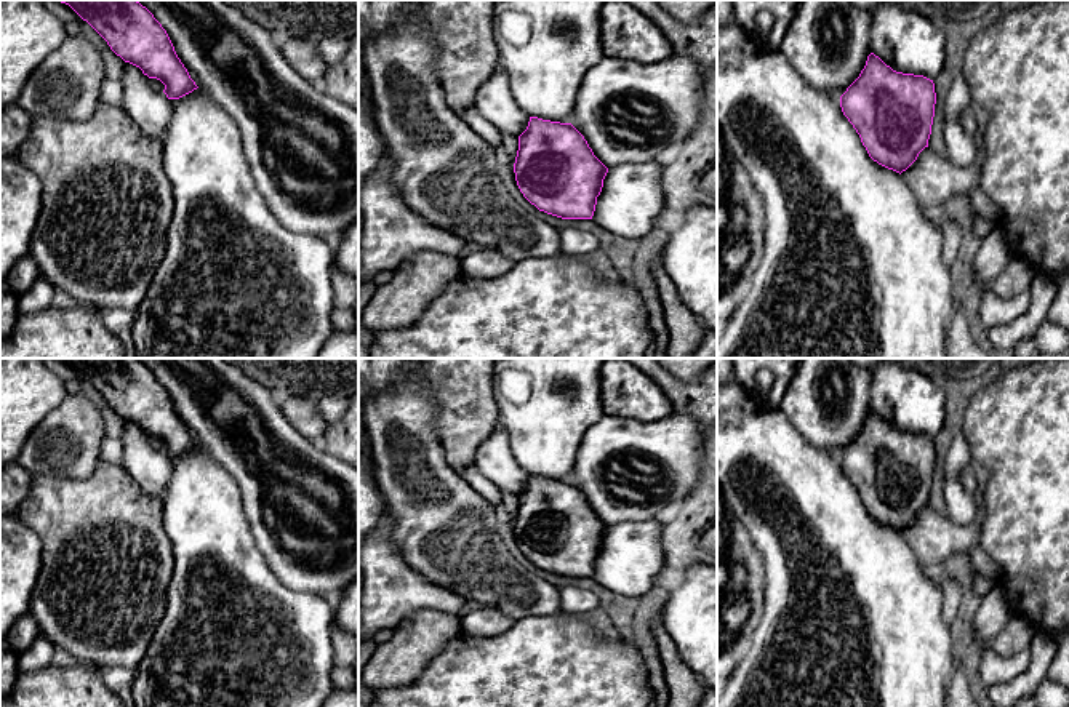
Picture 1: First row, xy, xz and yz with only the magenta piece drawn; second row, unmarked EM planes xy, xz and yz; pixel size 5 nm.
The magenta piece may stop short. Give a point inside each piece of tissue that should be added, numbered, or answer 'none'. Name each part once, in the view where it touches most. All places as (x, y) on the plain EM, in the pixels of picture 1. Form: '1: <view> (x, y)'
none

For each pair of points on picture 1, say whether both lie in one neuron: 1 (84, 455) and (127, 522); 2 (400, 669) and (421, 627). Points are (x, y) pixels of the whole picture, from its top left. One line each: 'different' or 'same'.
1: different
2: same

